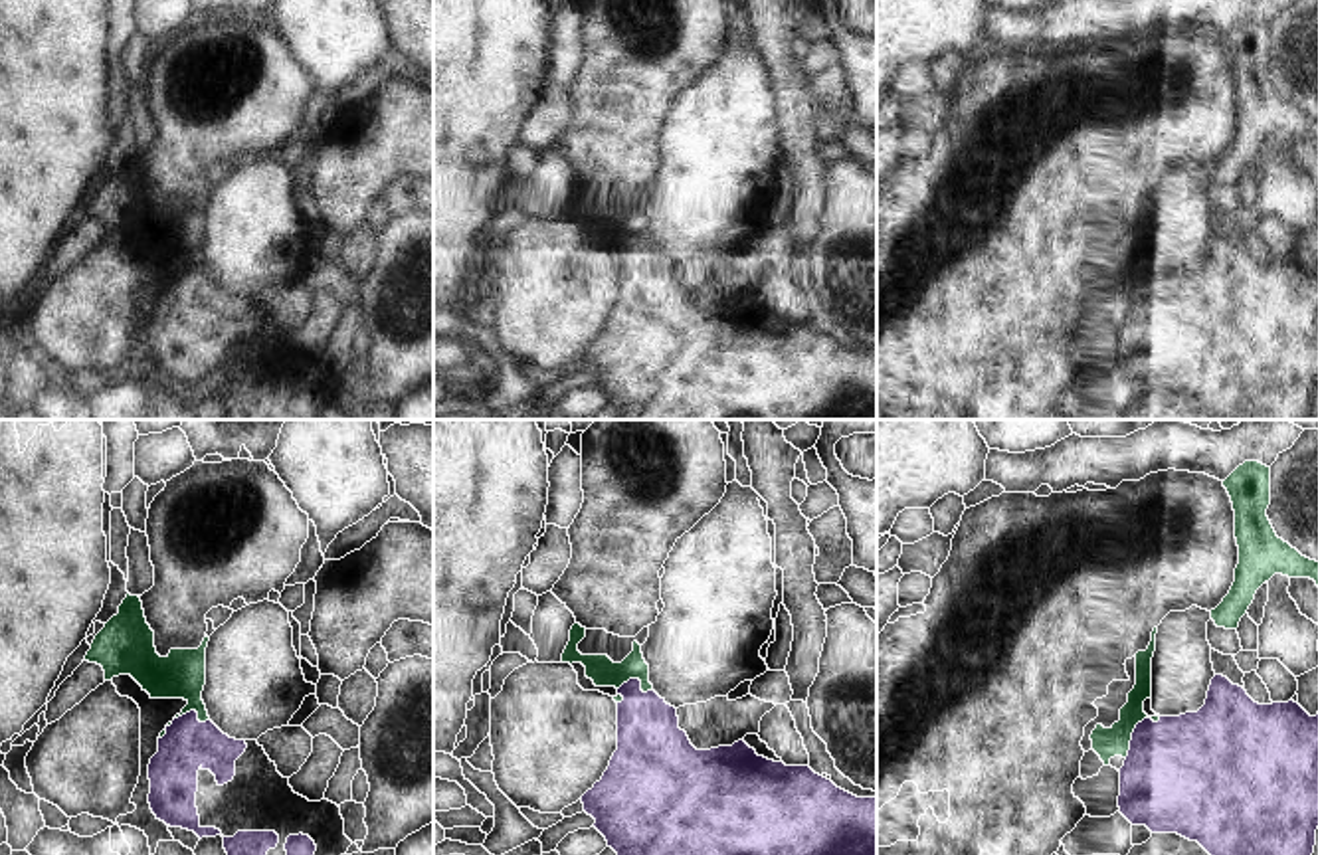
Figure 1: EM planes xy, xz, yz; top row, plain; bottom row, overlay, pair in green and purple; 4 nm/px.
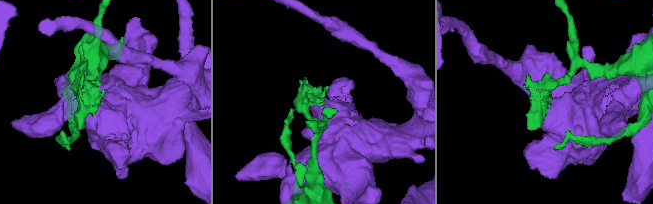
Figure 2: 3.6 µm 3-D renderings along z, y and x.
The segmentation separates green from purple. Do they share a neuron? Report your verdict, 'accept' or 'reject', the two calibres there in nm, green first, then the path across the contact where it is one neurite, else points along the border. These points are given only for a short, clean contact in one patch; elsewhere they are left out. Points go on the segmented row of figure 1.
reject | 120/440 nm

